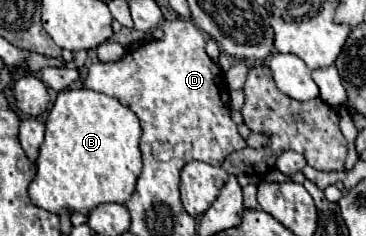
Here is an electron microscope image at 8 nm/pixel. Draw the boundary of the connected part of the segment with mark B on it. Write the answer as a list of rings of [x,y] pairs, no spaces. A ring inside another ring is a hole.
[[[66,89],[56,97],[54,107],[48,113],[46,121],[46,137],[40,147],[40,155],[36,161],[36,177],[28,185],[28,197],[36,207],[42,207],[50,213],[84,213],[88,215],[100,203],[120,203],[124,205],[136,187],[136,179],[142,171],[140,159],[140,141],[142,129],[136,113],[124,107],[114,97],[108,97],[90,89]]]

